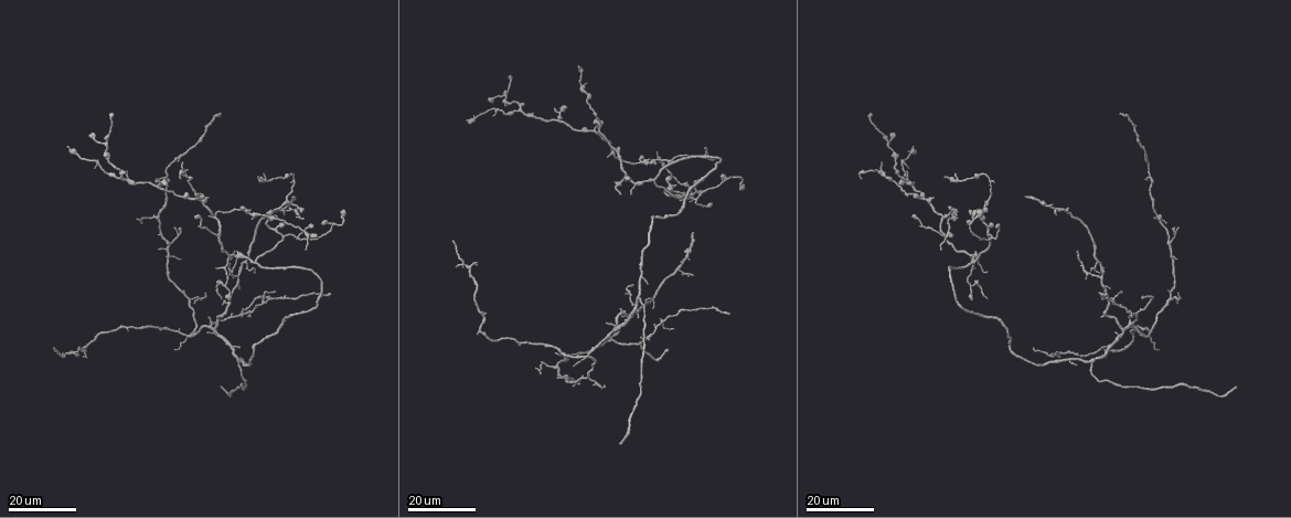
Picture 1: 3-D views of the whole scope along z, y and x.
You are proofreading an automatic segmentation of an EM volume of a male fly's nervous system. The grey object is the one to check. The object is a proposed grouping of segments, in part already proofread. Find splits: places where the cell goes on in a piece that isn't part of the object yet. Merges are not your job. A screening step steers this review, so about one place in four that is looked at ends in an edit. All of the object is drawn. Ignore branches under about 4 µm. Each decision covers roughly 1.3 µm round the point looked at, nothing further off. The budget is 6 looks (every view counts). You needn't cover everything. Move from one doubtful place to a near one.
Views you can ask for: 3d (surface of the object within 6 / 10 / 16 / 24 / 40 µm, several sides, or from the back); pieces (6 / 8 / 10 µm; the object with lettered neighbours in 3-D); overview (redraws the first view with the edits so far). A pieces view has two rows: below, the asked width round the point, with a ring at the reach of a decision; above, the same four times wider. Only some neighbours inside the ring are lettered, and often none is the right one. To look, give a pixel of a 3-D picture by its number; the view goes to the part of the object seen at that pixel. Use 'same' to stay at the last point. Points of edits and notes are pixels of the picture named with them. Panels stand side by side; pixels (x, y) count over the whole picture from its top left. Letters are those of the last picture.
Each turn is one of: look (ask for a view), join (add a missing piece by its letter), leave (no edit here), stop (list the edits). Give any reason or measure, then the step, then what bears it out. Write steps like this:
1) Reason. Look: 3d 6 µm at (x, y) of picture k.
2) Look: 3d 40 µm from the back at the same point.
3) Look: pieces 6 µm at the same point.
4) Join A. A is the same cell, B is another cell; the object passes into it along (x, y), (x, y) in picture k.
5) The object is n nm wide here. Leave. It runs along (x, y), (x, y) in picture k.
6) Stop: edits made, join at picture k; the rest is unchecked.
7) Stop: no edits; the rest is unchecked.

Long arm stops here. Look: 3d 16 µm at (692, 231) of picture 1.

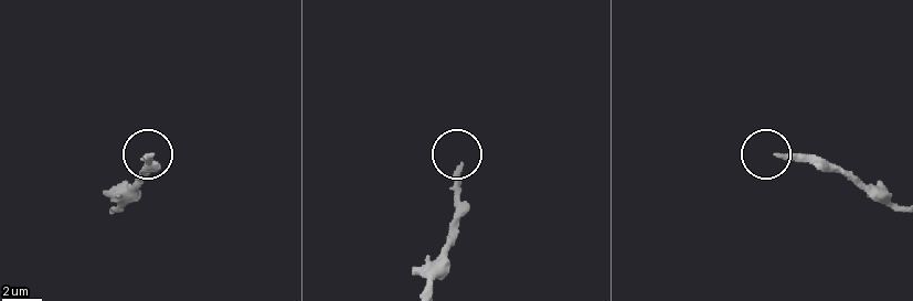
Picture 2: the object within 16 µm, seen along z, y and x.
Look: pieces 6 µm at (774, 156) of picture 2.

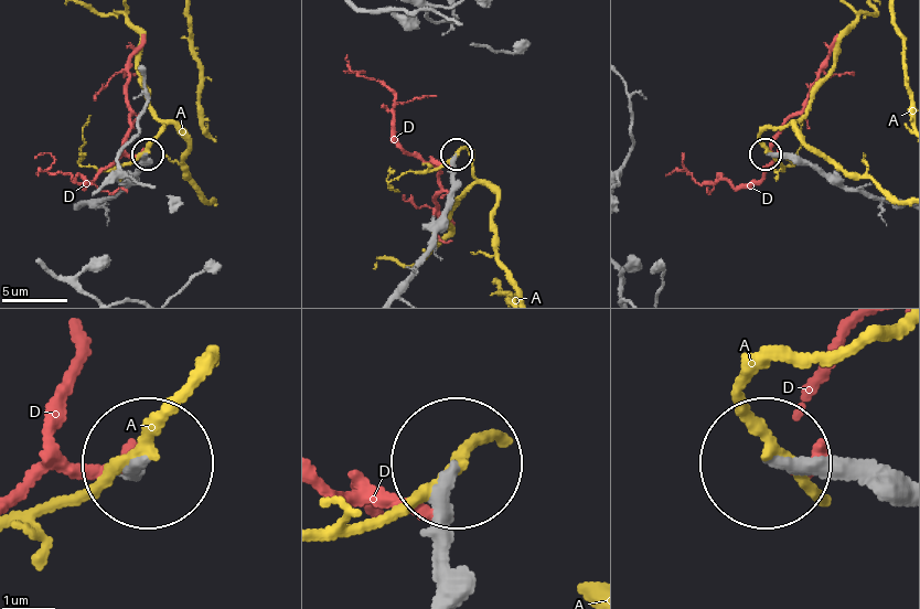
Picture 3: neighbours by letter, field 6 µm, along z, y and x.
Leave. A and D are other cells; no lettered piece goes on from it.

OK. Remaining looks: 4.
Thin end. Look: 3d 24 µm at (986, 299) of picture 1.

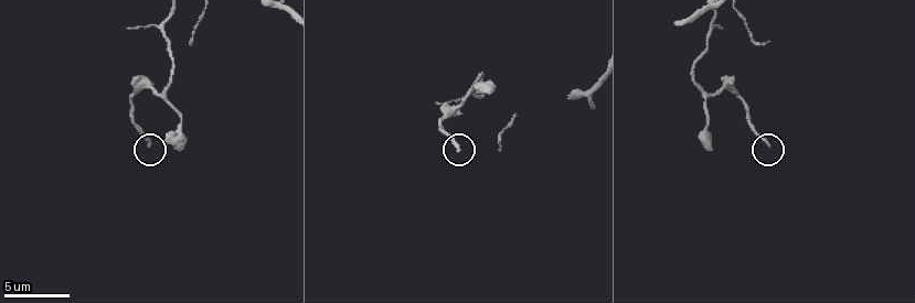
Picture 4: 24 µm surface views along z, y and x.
Look: pieces 6 µm at (151, 145) of picture 4.

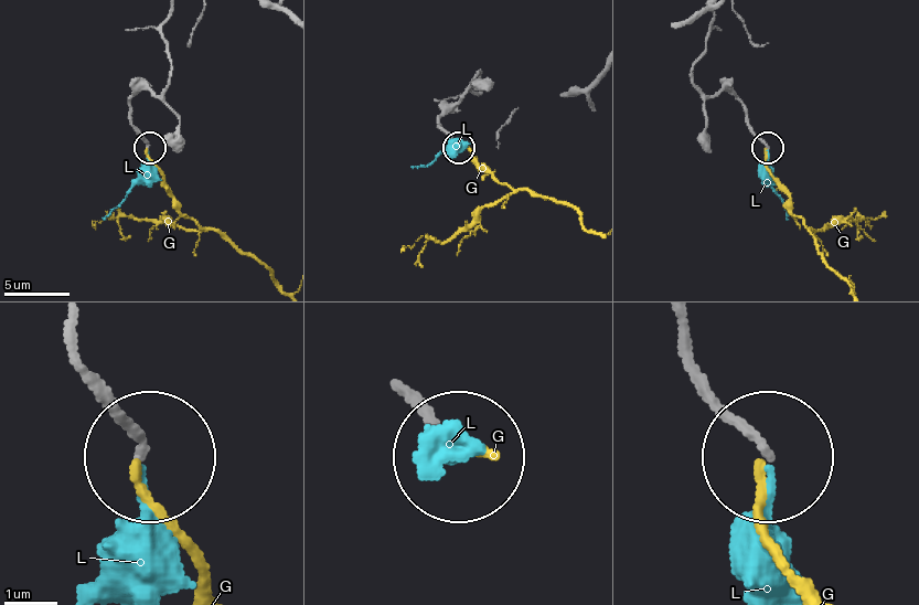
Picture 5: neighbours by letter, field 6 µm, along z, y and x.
Join L. L is the same cell, G is another cell; it goes on there.

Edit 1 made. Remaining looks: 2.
An open end. Look: 3d 24 µm at (950, 236) of picture 1.

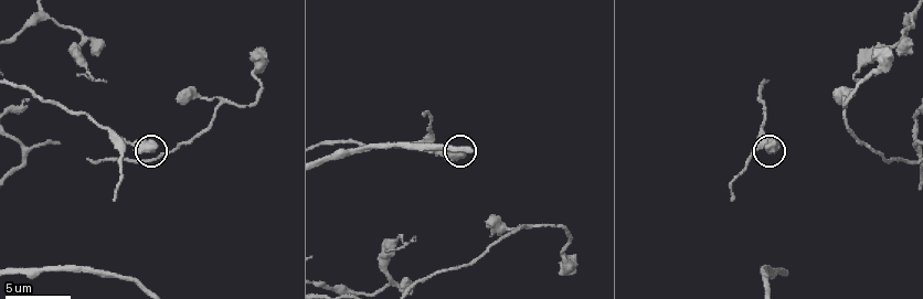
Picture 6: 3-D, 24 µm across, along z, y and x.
Look: pieces 6 µm at (155, 146) of picture 6.

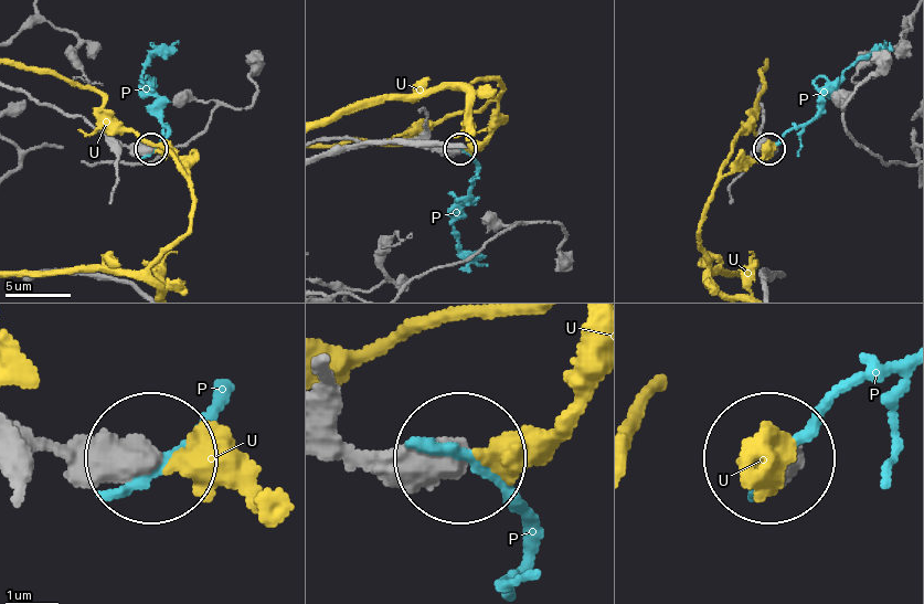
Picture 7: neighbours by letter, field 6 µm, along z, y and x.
The object is 500 nm wide here. Leave. P and U are other cells; it runs along (14, 87), (41, 103), (84, 116), (119, 141), (148, 149) in picture 7; none of them fits.

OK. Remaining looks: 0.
Stop: edits made, join at picture 5; the rest is unchecked.

